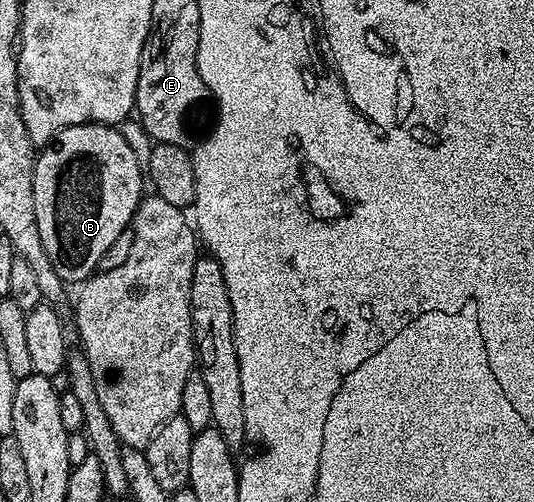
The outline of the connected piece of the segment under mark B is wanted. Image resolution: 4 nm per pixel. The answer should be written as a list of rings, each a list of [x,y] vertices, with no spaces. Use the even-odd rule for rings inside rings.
[[[81,123],[75,127],[65,127],[50,140],[48,145],[41,148],[40,154],[34,160],[34,200],[36,201],[36,225],[40,229],[40,241],[44,241],[44,253],[48,253],[48,261],[52,261],[52,269],[56,269],[62,282],[67,285],[81,285],[98,271],[100,257],[104,257],[104,253],[108,253],[108,249],[112,249],[114,242],[133,224],[136,209],[144,198],[143,164],[142,167],[138,164],[138,155],[134,152],[133,145],[118,130],[117,126],[105,123]]]

